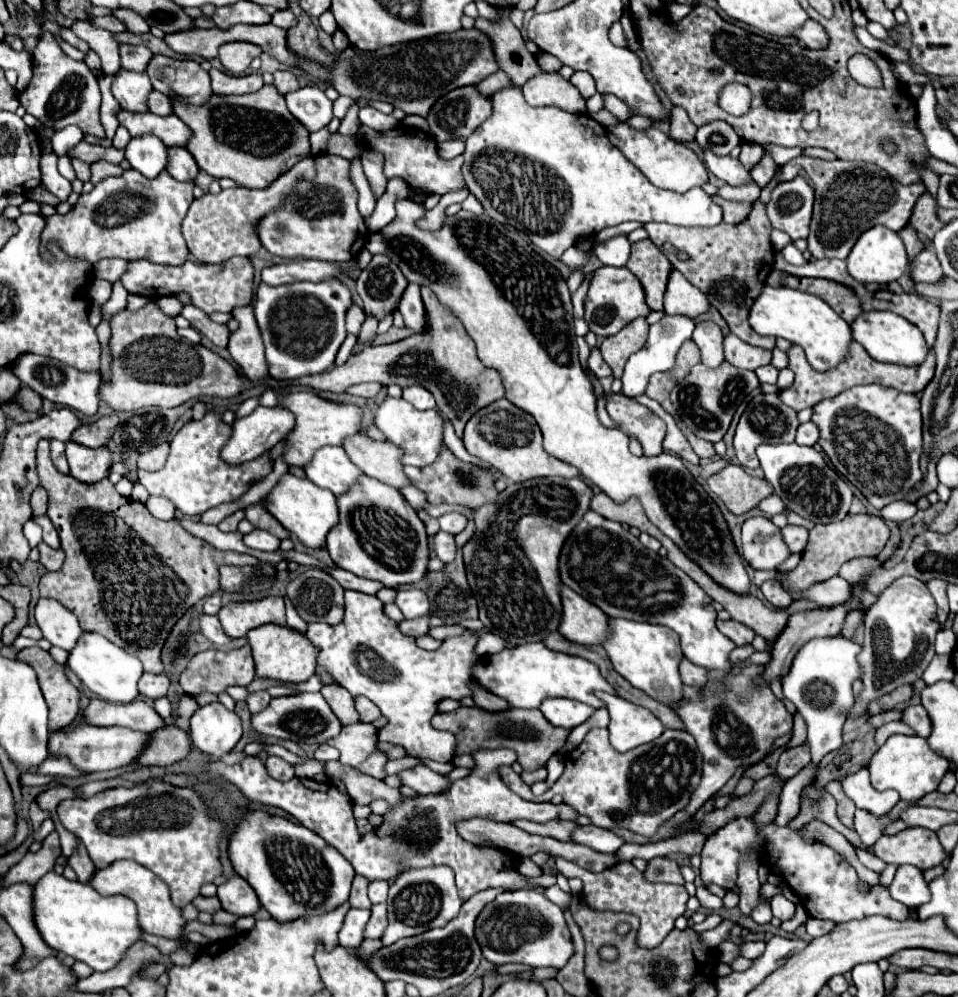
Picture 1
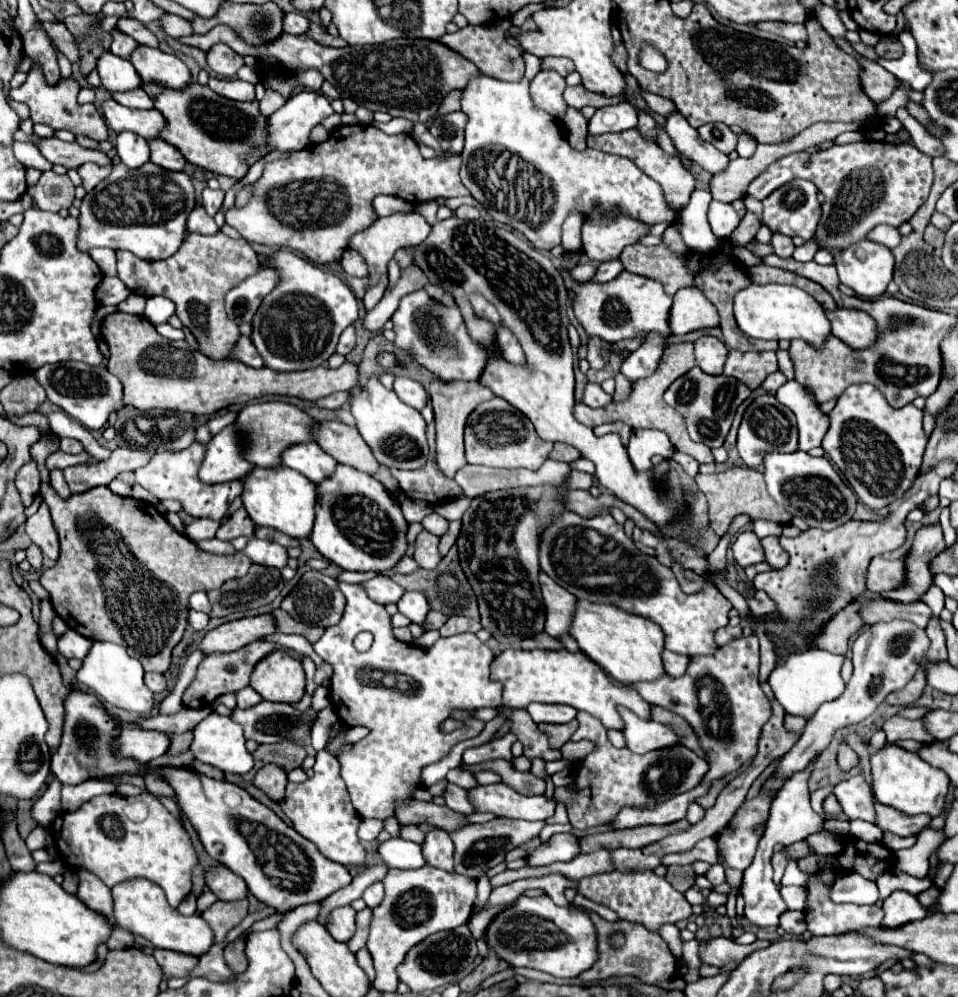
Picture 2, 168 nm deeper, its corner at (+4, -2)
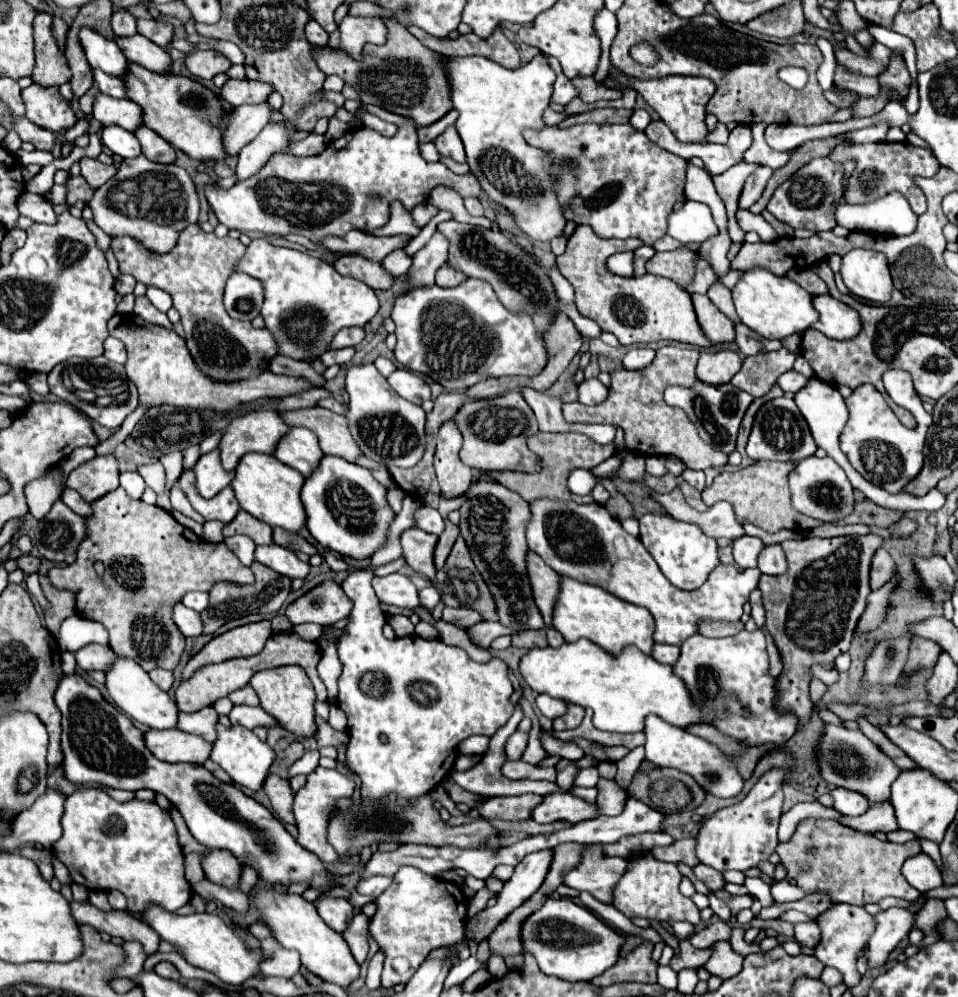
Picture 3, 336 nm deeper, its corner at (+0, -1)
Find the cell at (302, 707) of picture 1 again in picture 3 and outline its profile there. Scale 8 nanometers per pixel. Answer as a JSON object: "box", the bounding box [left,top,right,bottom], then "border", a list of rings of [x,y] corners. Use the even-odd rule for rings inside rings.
{"box":[228,706,280,730],"border":[[[234,706],[232,712],[228,714],[228,718],[230,718],[232,724],[240,724],[240,726],[244,726],[248,730],[254,730],[258,726],[264,726],[264,728],[280,726],[276,722],[276,718],[272,718],[260,706]]]}

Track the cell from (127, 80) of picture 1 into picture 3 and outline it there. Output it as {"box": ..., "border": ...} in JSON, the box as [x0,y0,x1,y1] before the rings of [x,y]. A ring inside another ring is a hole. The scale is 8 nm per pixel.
{"box":[80,28,128,78],"border":[[[80,28],[80,42],[92,68],[100,68],[110,76],[124,78],[128,74],[128,60],[114,40],[108,40],[92,28]]]}

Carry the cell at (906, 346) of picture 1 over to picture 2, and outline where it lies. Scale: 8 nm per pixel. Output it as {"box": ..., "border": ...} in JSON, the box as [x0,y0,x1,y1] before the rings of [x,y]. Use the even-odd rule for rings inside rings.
{"box":[826,307,876,349],"border":[[[836,307],[834,311],[826,311],[826,315],[832,327],[832,335],[846,345],[856,349],[866,349],[868,345],[872,345],[876,337],[876,325],[872,317],[868,317],[868,313]]]}

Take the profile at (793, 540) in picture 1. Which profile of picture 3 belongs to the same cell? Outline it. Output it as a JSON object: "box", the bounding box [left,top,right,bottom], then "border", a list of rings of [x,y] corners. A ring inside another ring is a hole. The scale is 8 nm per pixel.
{"box":[758,544,788,576],"border":[[[780,544],[764,546],[764,550],[758,556],[758,568],[762,574],[772,574],[772,576],[784,574],[788,570],[788,560],[782,552],[782,546]]]}

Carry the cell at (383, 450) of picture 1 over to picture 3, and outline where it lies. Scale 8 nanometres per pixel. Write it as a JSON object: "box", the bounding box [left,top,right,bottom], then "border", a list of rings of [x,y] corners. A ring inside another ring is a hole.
{"box":[282,406,362,462],"border":[[[316,406],[282,412],[282,418],[288,426],[302,426],[312,430],[318,436],[320,448],[328,456],[340,456],[348,462],[354,462],[362,456],[360,448],[356,448],[356,442],[352,440],[352,434],[348,432],[348,420],[344,416]]]}

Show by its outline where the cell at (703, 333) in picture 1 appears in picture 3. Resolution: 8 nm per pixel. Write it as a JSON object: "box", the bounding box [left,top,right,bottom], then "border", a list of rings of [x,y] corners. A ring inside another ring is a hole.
{"box":[696,350,742,384],"border":[[[718,350],[718,352],[700,352],[696,376],[706,384],[726,384],[730,378],[740,370],[742,358],[738,352],[732,350]]]}

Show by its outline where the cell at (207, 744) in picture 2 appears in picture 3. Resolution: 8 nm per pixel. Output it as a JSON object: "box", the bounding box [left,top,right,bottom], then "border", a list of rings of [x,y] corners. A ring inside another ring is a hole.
{"box":[210,724,274,790],"border":[[[216,724],[216,734],[218,734],[218,738],[212,744],[210,760],[220,764],[228,772],[232,782],[236,782],[240,786],[246,786],[250,790],[262,788],[262,782],[268,776],[268,768],[270,768],[270,764],[274,760],[274,750],[266,742],[260,742],[258,736],[252,730],[244,728],[244,726]]]}

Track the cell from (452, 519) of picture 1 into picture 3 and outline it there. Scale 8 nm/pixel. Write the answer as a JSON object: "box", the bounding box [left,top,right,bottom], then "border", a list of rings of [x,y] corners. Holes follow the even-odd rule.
{"box":[416,506,444,536],"border":[[[420,506],[416,510],[416,528],[438,536],[444,530],[444,520],[442,520],[442,516],[440,516],[438,510],[434,510],[430,506]]]}

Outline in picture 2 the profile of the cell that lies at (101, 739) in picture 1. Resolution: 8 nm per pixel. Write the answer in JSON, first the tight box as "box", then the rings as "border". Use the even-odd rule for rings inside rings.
{"box":[114,725,170,763],"border":[[[138,725],[122,727],[122,735],[114,741],[118,757],[132,757],[140,763],[148,763],[164,755],[170,747],[170,735],[160,731],[146,731]]]}

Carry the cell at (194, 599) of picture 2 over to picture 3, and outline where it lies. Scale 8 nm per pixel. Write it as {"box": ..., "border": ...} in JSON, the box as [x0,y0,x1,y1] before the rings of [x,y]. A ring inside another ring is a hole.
{"box":[182,592,208,612],"border":[[[188,592],[182,598],[182,602],[184,602],[184,606],[188,606],[196,612],[202,612],[208,606],[208,592]]]}

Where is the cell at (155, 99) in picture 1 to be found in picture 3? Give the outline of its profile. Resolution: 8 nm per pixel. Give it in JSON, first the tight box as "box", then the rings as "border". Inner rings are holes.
{"box":[94,70,128,98],"border":[[[94,70],[94,82],[98,84],[102,94],[108,94],[112,98],[128,98],[126,84],[120,78],[114,78],[114,76],[108,76],[108,74],[100,72],[100,70]]]}

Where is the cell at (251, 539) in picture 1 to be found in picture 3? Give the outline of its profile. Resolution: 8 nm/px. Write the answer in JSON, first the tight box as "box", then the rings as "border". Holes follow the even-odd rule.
{"box":[254,544,310,578],"border":[[[262,544],[262,546],[256,546],[254,556],[260,564],[288,578],[306,578],[306,574],[310,572],[310,564],[298,560],[298,556],[290,548],[284,548],[284,546]]]}

